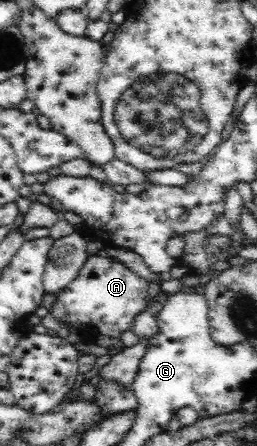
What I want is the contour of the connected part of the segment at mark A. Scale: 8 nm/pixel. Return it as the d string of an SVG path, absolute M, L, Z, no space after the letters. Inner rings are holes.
M89 254L78 273L54 294L55 300L48 313L67 329L85 330L79 332L81 337L104 336L120 340L124 332L132 331L135 320L152 302L147 285L147 279L137 275L121 260Z

